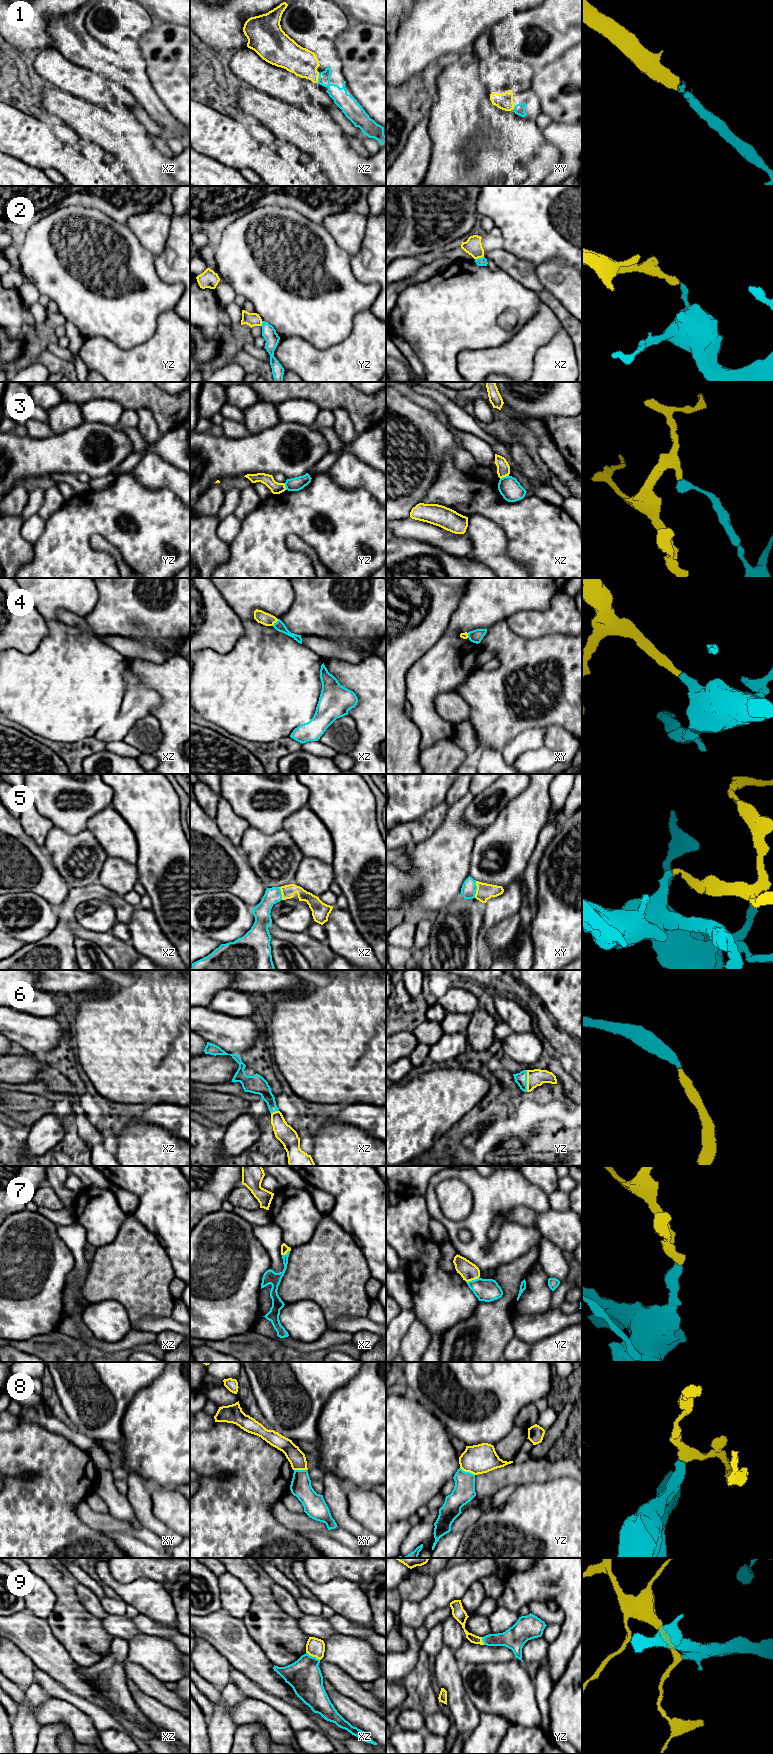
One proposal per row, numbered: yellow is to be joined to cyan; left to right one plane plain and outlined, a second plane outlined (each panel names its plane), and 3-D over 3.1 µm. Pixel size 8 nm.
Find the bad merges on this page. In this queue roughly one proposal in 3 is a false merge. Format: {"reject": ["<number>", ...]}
{"reject": ["2", "3", "8"]}

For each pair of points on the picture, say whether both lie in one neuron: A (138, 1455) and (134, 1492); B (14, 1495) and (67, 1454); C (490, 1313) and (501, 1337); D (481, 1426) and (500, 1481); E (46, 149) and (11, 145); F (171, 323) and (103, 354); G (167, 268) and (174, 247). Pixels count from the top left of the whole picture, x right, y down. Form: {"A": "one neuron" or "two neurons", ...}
{"A": "two neurons", "B": "one neuron", "C": "one neuron", "D": "two neurons", "E": "one neuron", "F": "one neuron", "G": "one neuron"}

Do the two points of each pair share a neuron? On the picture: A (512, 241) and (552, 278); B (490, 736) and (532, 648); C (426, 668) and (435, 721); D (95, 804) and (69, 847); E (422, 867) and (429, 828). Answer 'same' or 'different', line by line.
A: different
B: same
C: same
D: different
E: different

